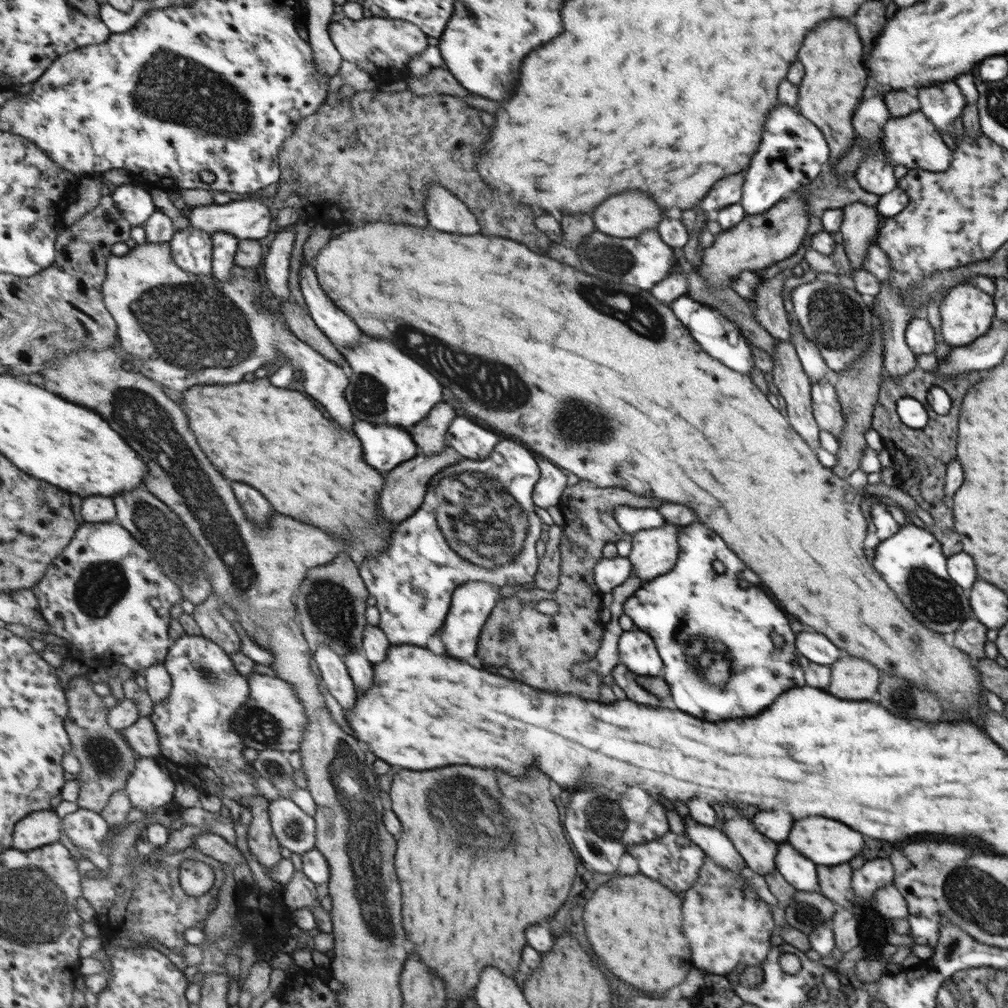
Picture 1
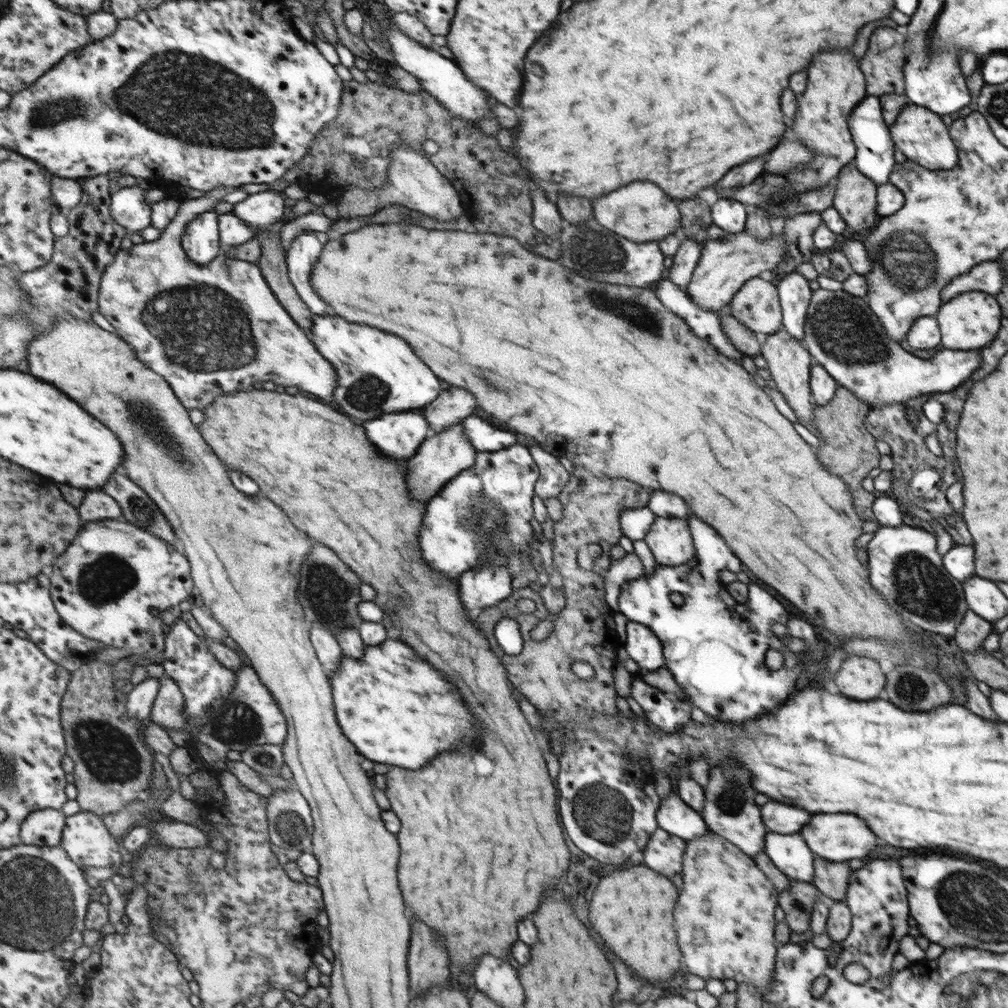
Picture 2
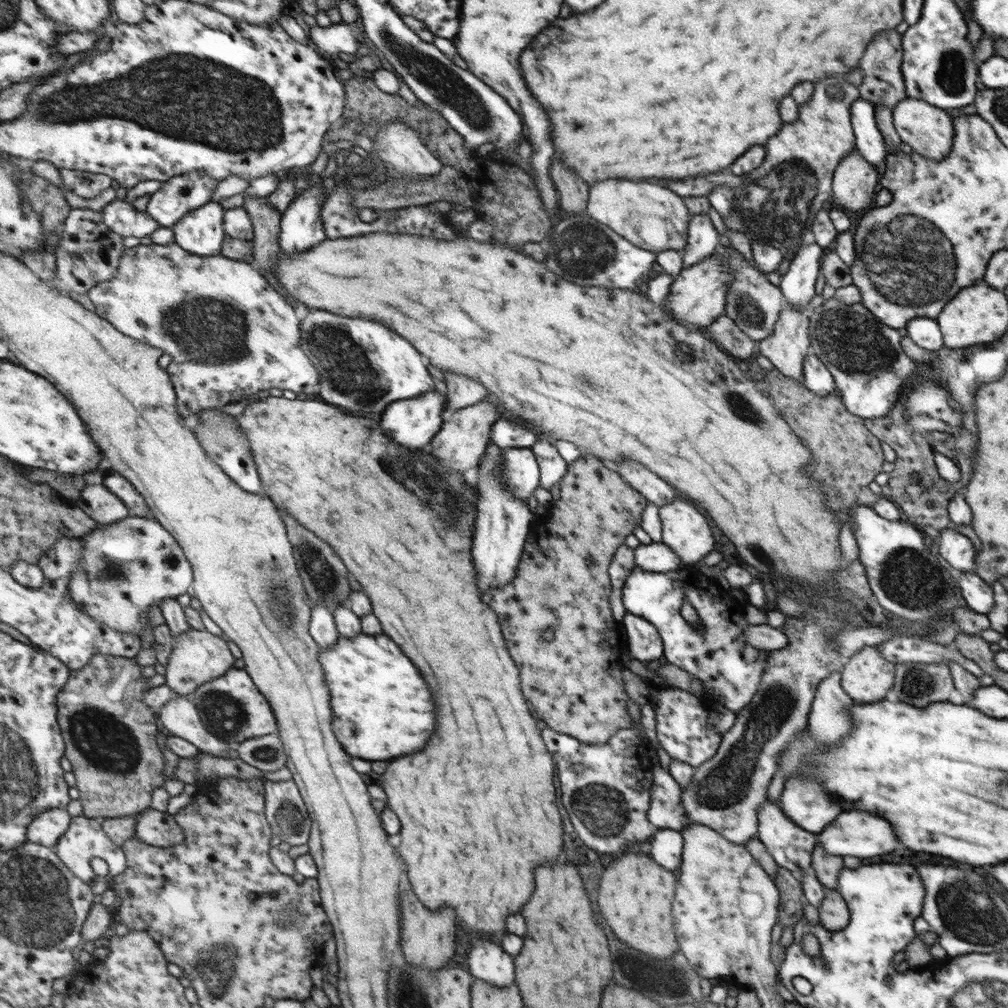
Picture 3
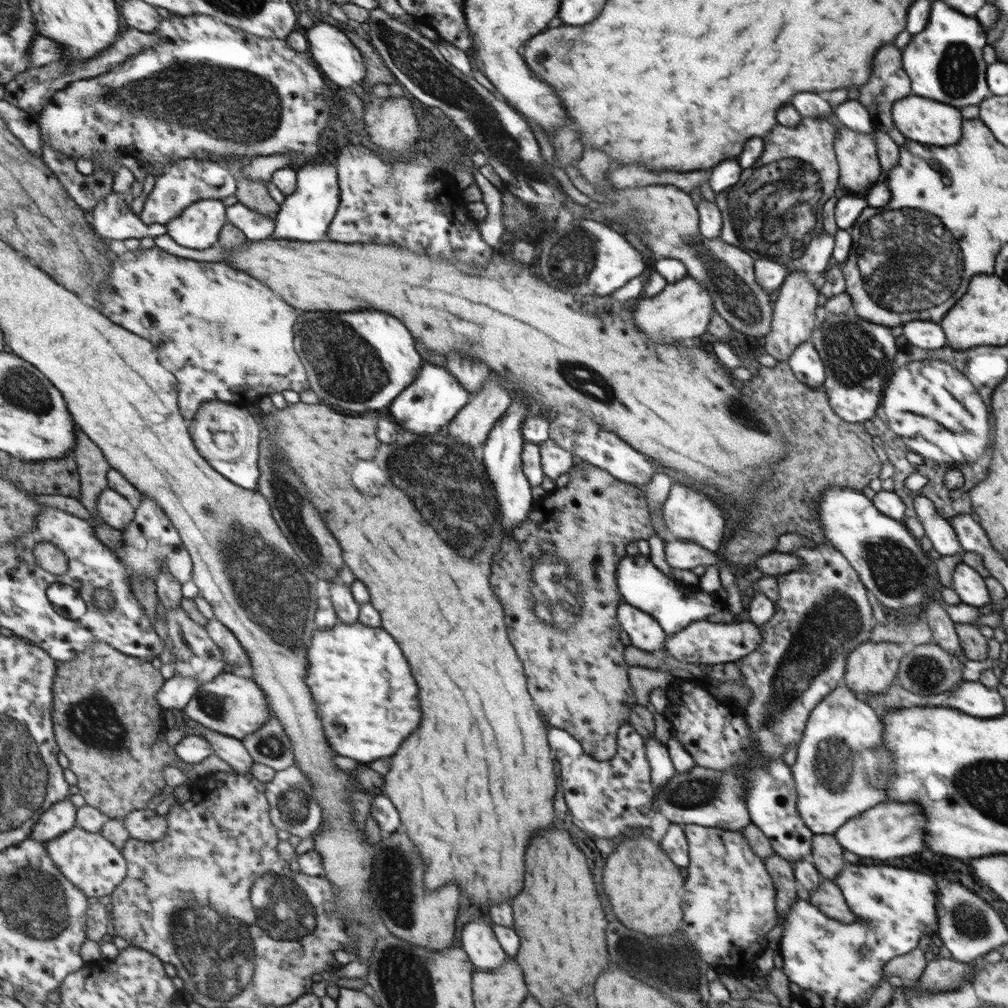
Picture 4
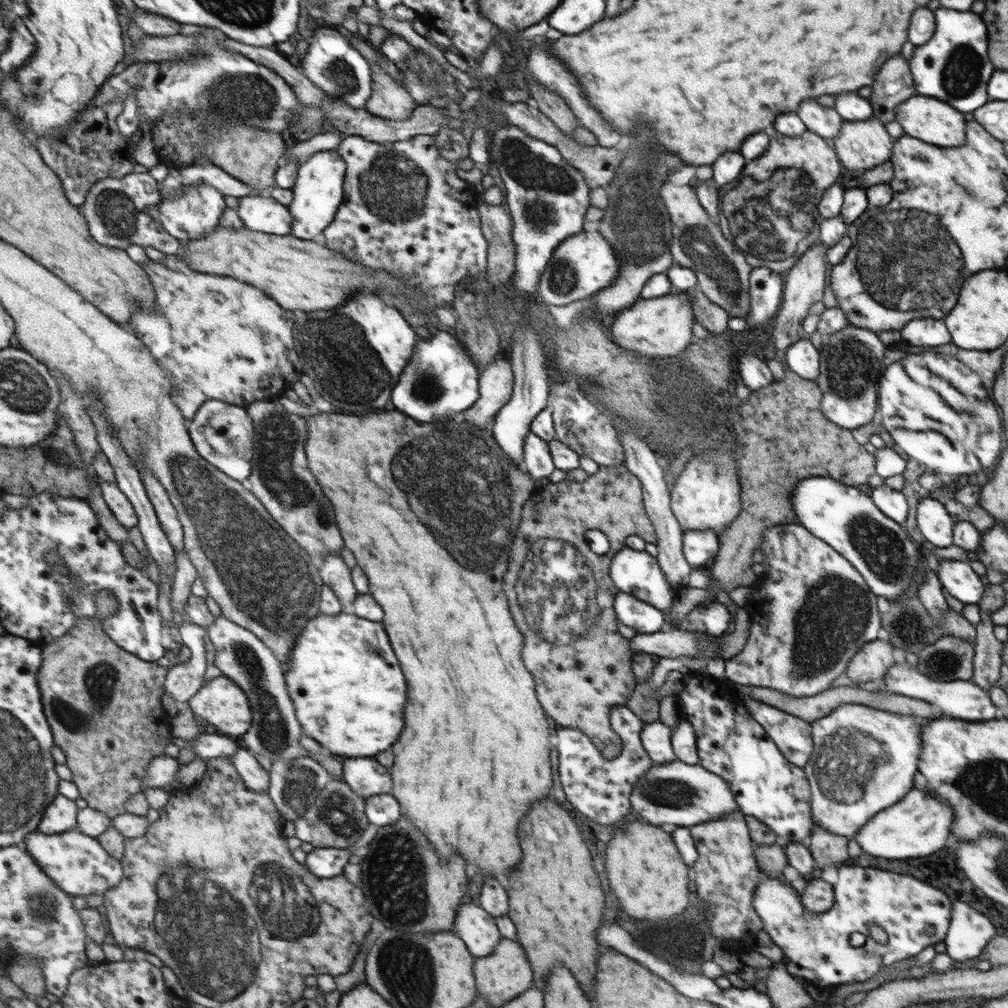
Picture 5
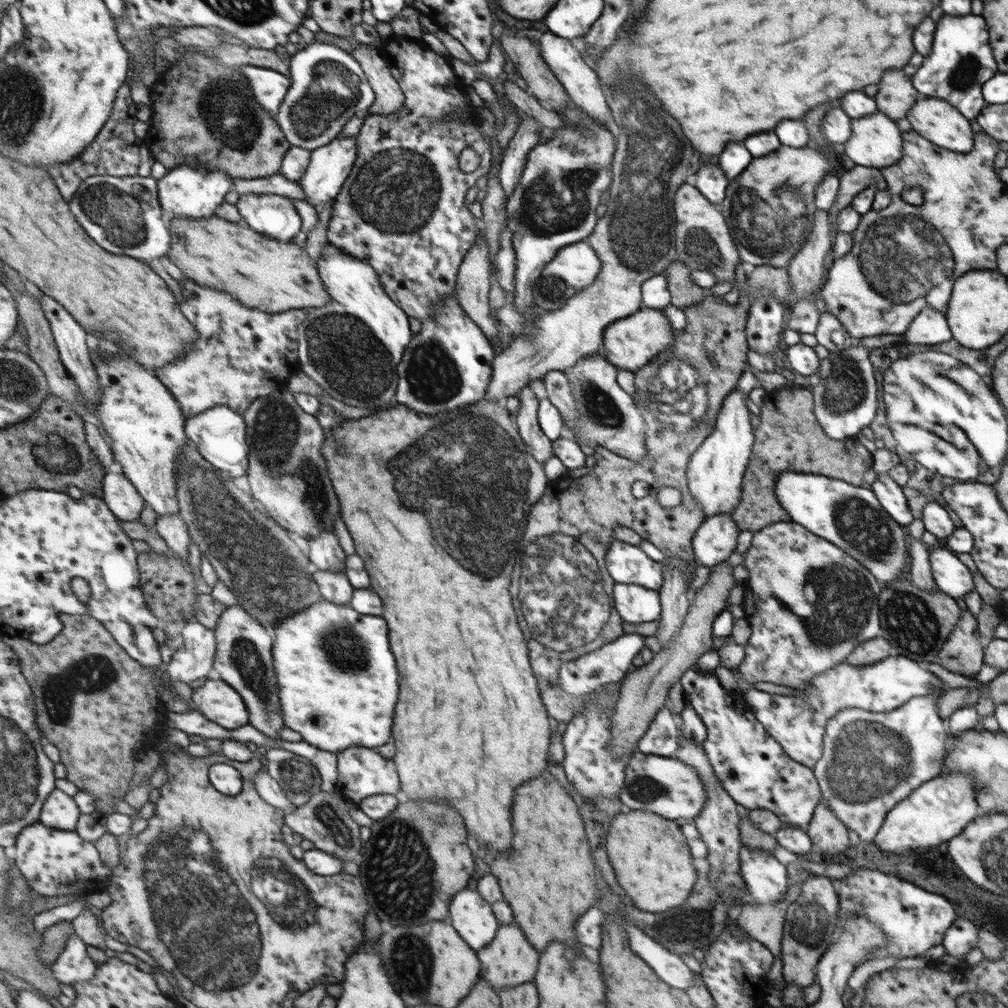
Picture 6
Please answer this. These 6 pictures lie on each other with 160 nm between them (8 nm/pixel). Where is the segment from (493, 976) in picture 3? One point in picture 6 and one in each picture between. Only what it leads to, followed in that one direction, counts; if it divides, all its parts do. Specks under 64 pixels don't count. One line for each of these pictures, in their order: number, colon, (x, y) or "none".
4: (478, 940)
5: (474, 924)
6: (471, 915)

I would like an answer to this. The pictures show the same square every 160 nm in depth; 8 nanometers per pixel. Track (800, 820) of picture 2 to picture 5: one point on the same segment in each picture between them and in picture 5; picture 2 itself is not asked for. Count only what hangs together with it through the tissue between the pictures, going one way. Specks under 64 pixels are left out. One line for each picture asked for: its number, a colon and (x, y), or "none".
3: (804, 800)
4: (840, 730)
5: (864, 760)

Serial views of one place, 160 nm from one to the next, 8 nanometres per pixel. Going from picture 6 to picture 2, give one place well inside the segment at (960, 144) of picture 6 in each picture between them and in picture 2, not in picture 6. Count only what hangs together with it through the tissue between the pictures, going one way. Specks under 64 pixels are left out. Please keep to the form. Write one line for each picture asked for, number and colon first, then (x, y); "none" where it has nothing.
2: (919, 133)
3: (928, 129)
4: (930, 122)
5: (929, 119)

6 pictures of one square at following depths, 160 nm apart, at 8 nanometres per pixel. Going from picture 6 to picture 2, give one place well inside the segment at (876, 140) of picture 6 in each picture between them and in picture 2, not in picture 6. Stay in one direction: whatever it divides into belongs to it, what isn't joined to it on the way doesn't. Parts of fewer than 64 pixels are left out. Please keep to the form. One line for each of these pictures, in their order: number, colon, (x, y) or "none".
2: (855, 194)
3: (855, 180)
4: (858, 152)
5: (862, 145)

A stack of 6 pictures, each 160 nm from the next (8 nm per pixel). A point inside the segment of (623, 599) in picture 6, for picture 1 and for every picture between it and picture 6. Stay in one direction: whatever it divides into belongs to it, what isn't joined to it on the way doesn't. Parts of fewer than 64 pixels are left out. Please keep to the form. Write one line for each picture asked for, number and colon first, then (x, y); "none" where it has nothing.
1: (637, 650)
2: (643, 646)
3: (645, 644)
4: (643, 631)
5: (637, 614)

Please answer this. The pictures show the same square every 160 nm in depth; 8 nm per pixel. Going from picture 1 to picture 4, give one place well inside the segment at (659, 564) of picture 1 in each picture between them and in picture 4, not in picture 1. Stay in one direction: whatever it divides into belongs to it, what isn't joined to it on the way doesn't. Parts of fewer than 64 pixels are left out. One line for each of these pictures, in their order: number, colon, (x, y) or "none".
2: (670, 539)
3: (687, 532)
4: (689, 515)

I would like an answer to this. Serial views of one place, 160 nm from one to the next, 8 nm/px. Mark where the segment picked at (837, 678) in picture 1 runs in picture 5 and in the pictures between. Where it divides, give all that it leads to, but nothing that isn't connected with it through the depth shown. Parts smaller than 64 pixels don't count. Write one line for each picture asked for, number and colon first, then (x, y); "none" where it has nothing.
2: (860, 678)
3: (866, 676)
4: (872, 666)
5: (873, 660)

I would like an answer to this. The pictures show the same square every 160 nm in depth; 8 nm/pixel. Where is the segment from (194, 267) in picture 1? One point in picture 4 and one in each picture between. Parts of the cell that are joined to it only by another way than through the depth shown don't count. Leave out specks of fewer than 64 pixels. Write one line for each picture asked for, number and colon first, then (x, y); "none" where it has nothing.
2: (203, 243)
3: (202, 232)
4: (201, 226)

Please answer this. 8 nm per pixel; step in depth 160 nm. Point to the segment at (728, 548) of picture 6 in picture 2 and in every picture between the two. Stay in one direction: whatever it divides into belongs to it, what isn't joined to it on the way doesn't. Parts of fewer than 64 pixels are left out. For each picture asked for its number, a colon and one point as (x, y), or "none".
2: (630, 567)
3: (657, 556)
4: (686, 555)
5: (698, 546)

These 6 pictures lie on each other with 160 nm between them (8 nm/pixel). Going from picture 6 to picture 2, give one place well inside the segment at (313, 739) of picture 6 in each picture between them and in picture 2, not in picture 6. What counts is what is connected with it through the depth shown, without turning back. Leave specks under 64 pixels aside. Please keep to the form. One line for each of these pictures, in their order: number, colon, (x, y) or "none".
2: (377, 696)
3: (383, 705)
4: (367, 696)
5: (350, 693)

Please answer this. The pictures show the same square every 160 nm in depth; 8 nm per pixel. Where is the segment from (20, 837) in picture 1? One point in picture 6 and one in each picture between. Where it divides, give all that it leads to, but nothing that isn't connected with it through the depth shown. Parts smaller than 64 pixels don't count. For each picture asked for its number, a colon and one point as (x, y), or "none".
2: (45, 828)
3: (50, 827)
4: (59, 820)
5: (62, 816)
6: (62, 811)

